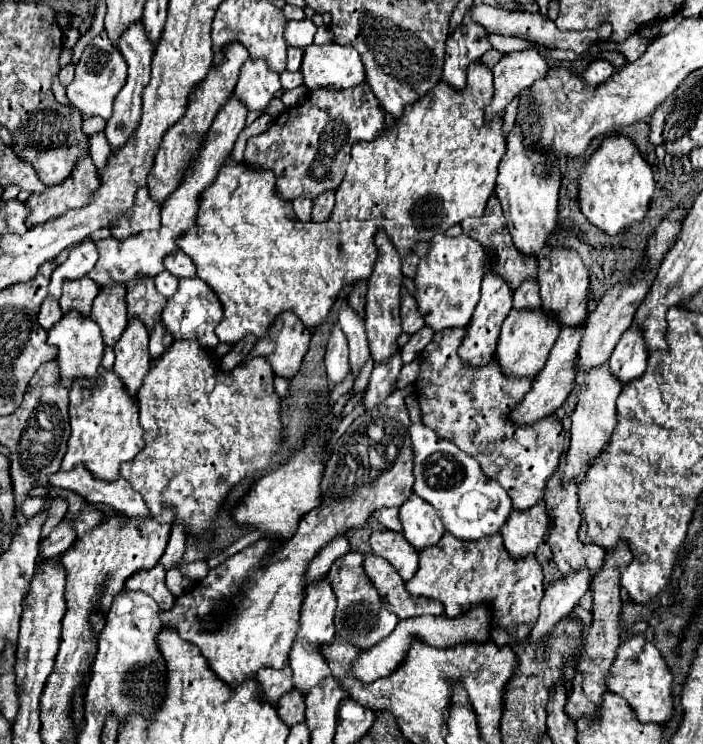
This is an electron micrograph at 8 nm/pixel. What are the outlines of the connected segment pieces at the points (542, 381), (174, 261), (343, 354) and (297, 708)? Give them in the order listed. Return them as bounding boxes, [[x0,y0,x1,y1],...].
[[509,328,583,426],[167,250,195,278],[325,324,349,386],[277,690,305,728]]

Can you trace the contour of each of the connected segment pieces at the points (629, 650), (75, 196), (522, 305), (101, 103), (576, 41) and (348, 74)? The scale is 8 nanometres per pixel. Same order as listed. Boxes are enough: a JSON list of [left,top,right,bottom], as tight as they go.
[[609,636,675,724],[25,156,99,228],[513,280,539,310],[67,32,127,120],[471,4,611,52],[301,44,365,90]]

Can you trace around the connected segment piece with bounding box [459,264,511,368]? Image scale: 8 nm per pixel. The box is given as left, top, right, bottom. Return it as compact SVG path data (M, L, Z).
M487 264L487 276L483 278L481 300L479 300L479 304L467 324L467 334L459 346L459 358L465 366L481 368L493 360L495 344L497 344L499 332L501 332L501 324L507 318L509 310L511 310L511 288L507 288L507 284L503 284L503 280L499 280L499 276L491 276L489 264Z

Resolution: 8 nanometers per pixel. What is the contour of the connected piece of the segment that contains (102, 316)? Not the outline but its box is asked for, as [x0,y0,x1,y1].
[91,284,127,346]

